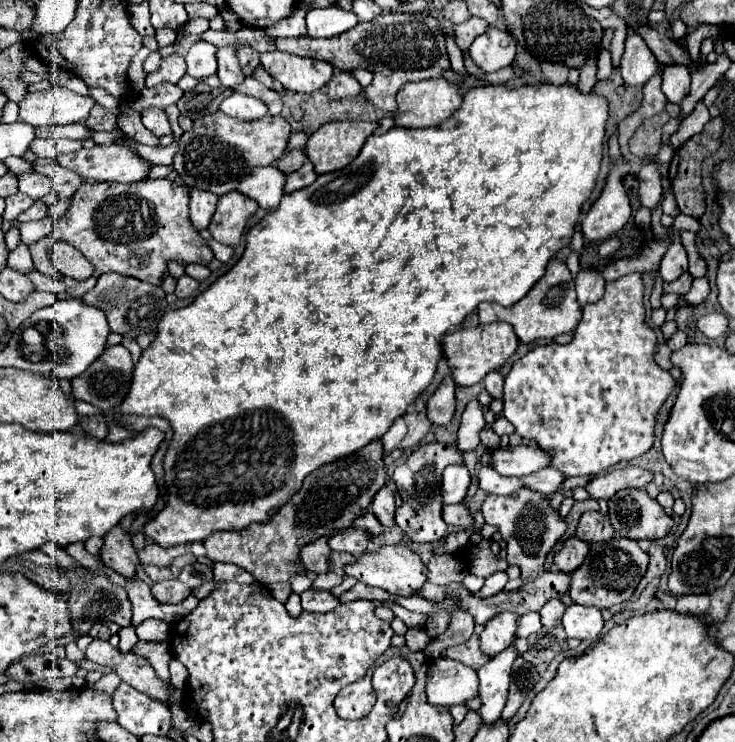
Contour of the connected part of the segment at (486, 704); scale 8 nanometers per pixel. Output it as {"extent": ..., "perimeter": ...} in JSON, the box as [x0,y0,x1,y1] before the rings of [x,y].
{"extent":[477,646,517,724],"perimeter":[[[509,646],[505,652],[493,656],[489,664],[477,670],[479,674],[479,700],[481,708],[477,710],[481,724],[493,724],[501,718],[501,710],[507,702],[507,690],[509,690],[509,672],[513,666],[513,660],[517,658],[517,652],[513,646]]]}

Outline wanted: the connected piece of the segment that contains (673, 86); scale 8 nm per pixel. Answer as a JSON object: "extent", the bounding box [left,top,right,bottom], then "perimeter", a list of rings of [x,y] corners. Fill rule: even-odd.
{"extent":[661,66,691,98],"perimeter":[[[667,66],[665,68],[661,90],[667,98],[671,98],[669,94],[675,90],[689,90],[689,84],[691,84],[691,76],[689,76],[687,68],[681,68],[681,66]]]}

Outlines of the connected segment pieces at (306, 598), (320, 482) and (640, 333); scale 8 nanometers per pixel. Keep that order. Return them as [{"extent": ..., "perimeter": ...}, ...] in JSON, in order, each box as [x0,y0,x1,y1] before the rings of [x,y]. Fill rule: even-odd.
[{"extent":[301,588,339,614],"perimeter":[[[309,588],[309,590],[305,590],[301,594],[301,604],[303,604],[305,612],[323,614],[323,612],[331,612],[333,608],[337,608],[339,606],[339,598],[333,596],[329,590]]]},{"extent":[205,440,387,586],"perimeter":[[[373,440],[355,452],[353,456],[343,456],[333,464],[325,464],[311,472],[297,494],[285,504],[269,524],[251,524],[241,532],[215,532],[205,540],[207,558],[225,564],[237,564],[245,568],[255,582],[271,586],[275,582],[287,582],[293,574],[305,572],[299,562],[299,550],[335,530],[351,528],[351,524],[363,516],[377,494],[385,486],[387,464],[383,460],[383,442]]]},{"extent":[503,274,675,478],"perimeter":[[[629,274],[623,276],[615,282],[607,282],[605,286],[605,296],[595,302],[595,304],[587,304],[583,308],[583,320],[579,322],[575,336],[569,344],[561,346],[561,344],[549,344],[549,346],[539,346],[535,350],[531,350],[529,354],[525,354],[523,358],[515,360],[509,374],[505,376],[505,390],[503,390],[503,416],[515,426],[517,434],[533,440],[539,448],[545,448],[545,452],[549,452],[549,468],[559,470],[561,474],[565,474],[565,478],[571,476],[599,476],[603,472],[607,472],[611,466],[619,464],[619,462],[627,462],[633,460],[637,456],[643,456],[651,450],[653,440],[655,440],[655,424],[657,424],[657,414],[661,410],[661,406],[665,404],[665,400],[671,396],[671,392],[675,390],[675,378],[669,374],[669,370],[663,370],[657,362],[655,362],[655,348],[657,348],[657,336],[655,332],[647,326],[645,322],[645,308],[643,308],[643,280],[639,274]]]}]

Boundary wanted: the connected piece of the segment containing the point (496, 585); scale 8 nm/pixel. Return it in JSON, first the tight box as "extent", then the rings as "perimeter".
{"extent":[473,572,509,598],"perimeter":[[[495,572],[493,576],[489,576],[489,578],[485,580],[485,586],[483,586],[477,594],[473,594],[473,596],[477,596],[477,598],[489,598],[489,596],[495,596],[499,590],[505,588],[507,582],[509,582],[507,572]]]}

